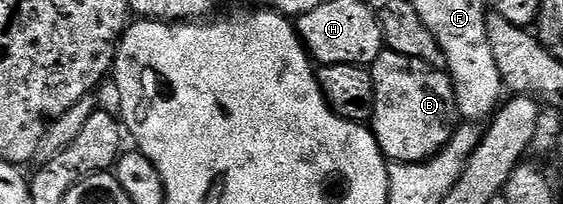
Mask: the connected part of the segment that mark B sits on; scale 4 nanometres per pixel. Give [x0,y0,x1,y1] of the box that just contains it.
[369,50,457,164]

